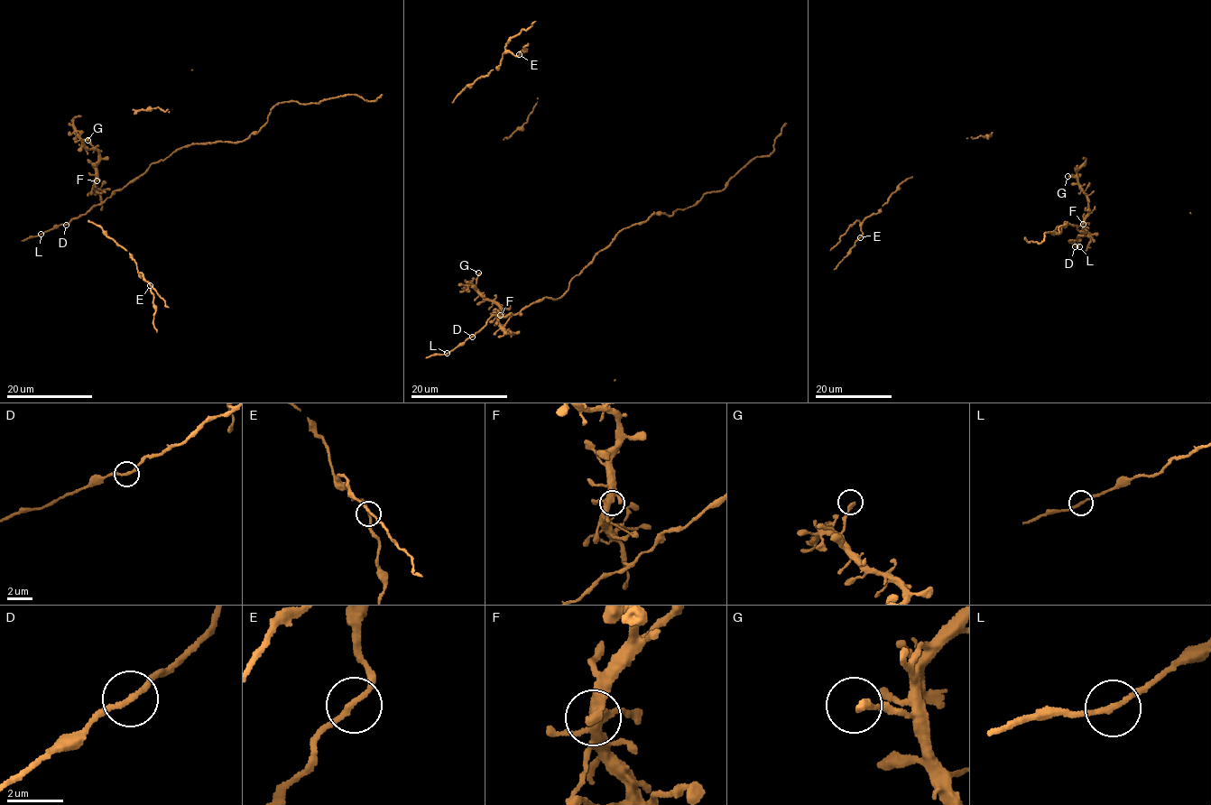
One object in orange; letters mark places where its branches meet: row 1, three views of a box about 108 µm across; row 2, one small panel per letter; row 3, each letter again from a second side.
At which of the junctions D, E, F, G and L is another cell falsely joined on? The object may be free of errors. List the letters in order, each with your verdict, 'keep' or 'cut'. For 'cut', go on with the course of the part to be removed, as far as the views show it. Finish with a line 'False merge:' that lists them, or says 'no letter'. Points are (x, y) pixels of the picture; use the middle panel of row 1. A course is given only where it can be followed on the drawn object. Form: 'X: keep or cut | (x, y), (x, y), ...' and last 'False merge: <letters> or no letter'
D: keep
E: keep
F: keep
G: keep
L: keep
False merge: no letter

